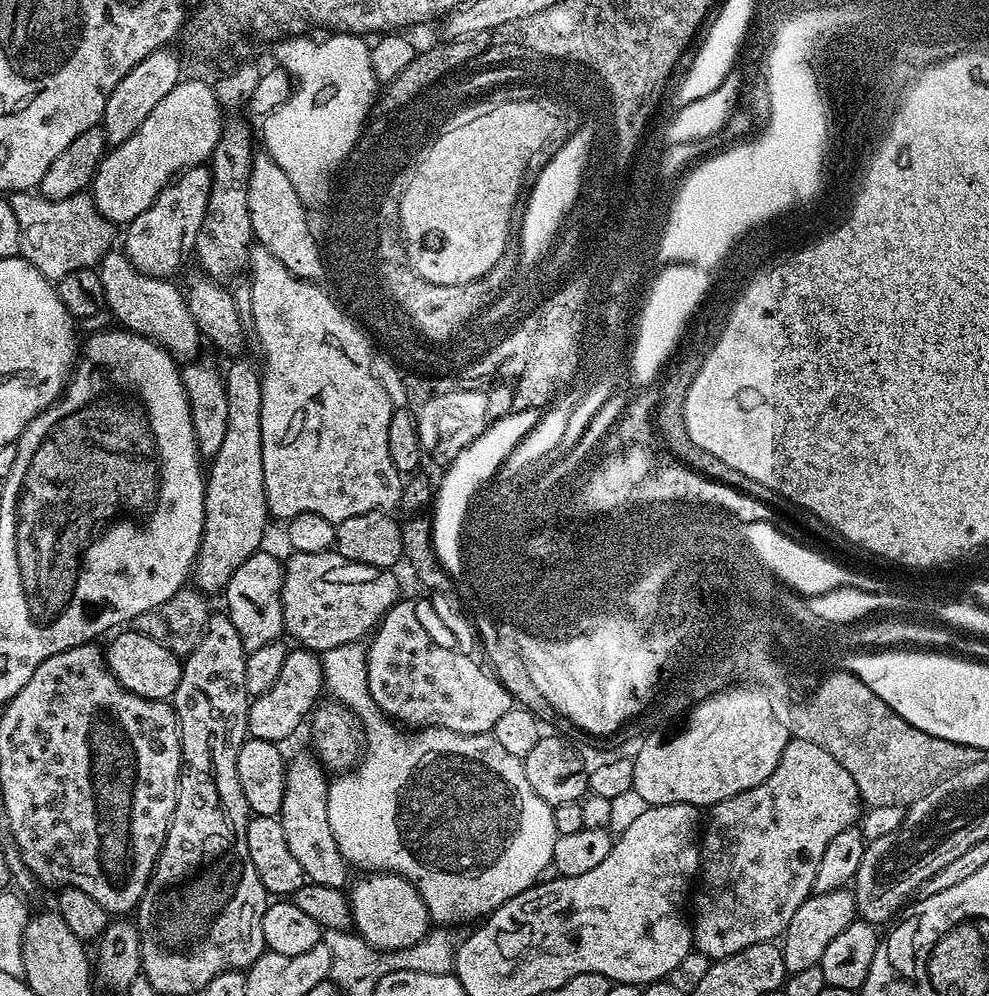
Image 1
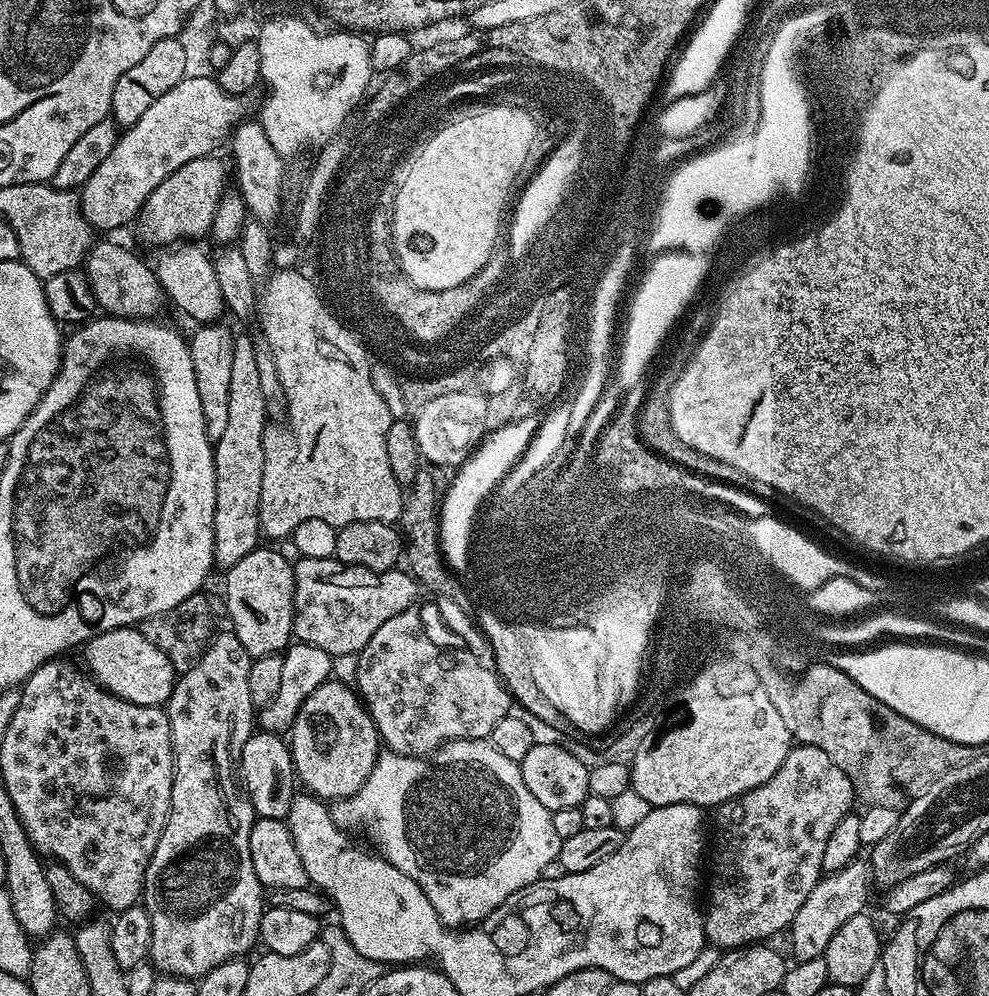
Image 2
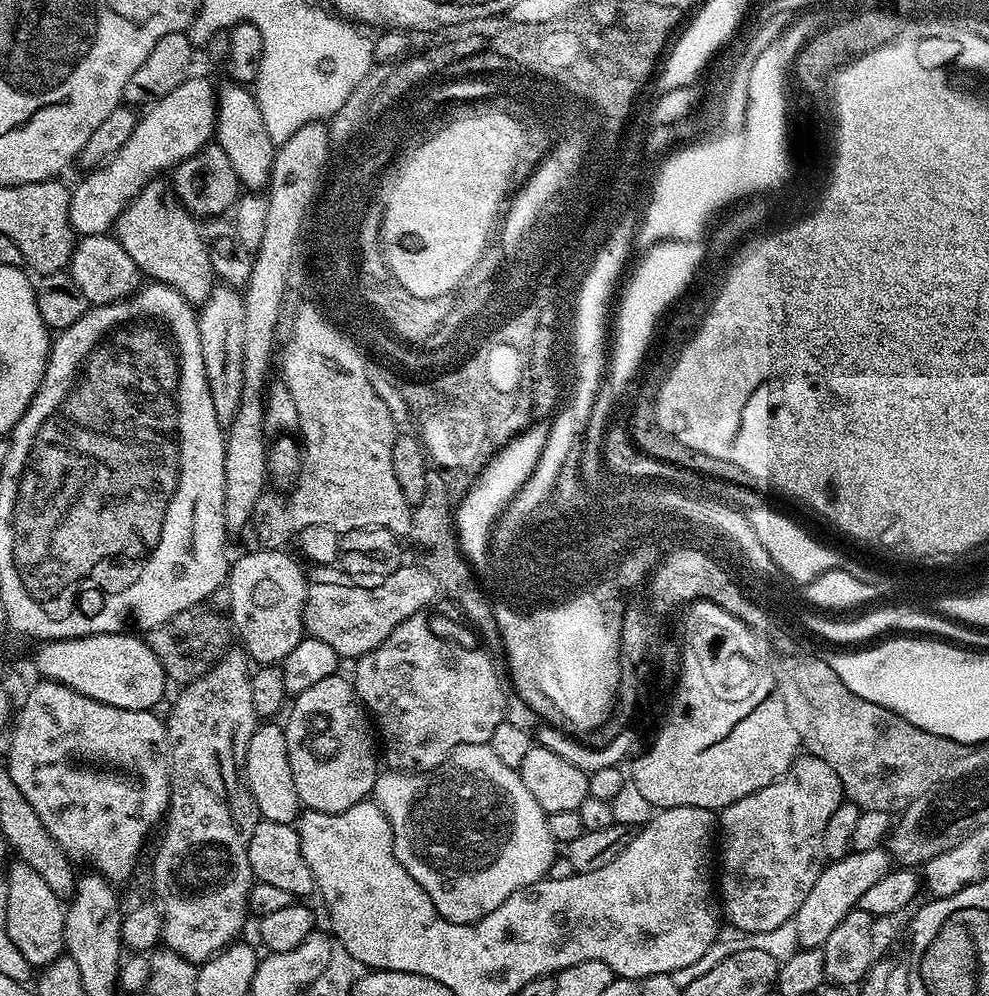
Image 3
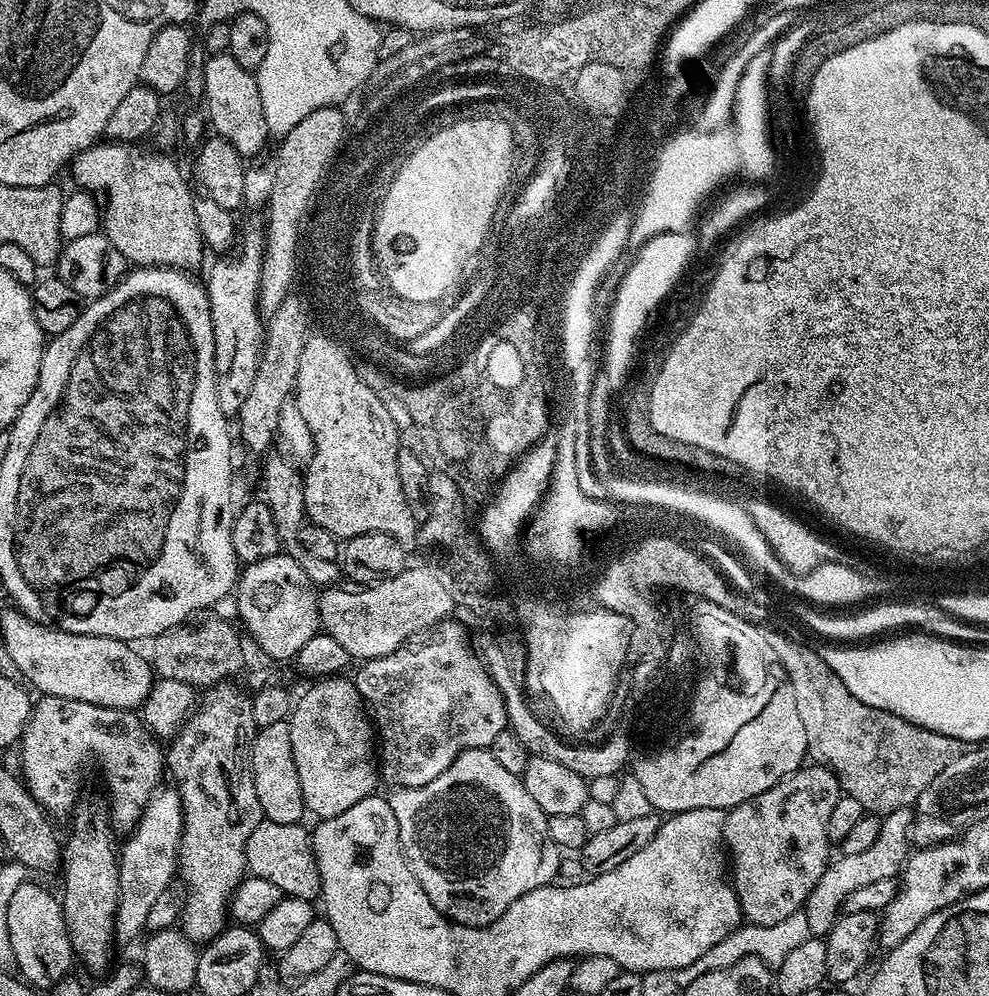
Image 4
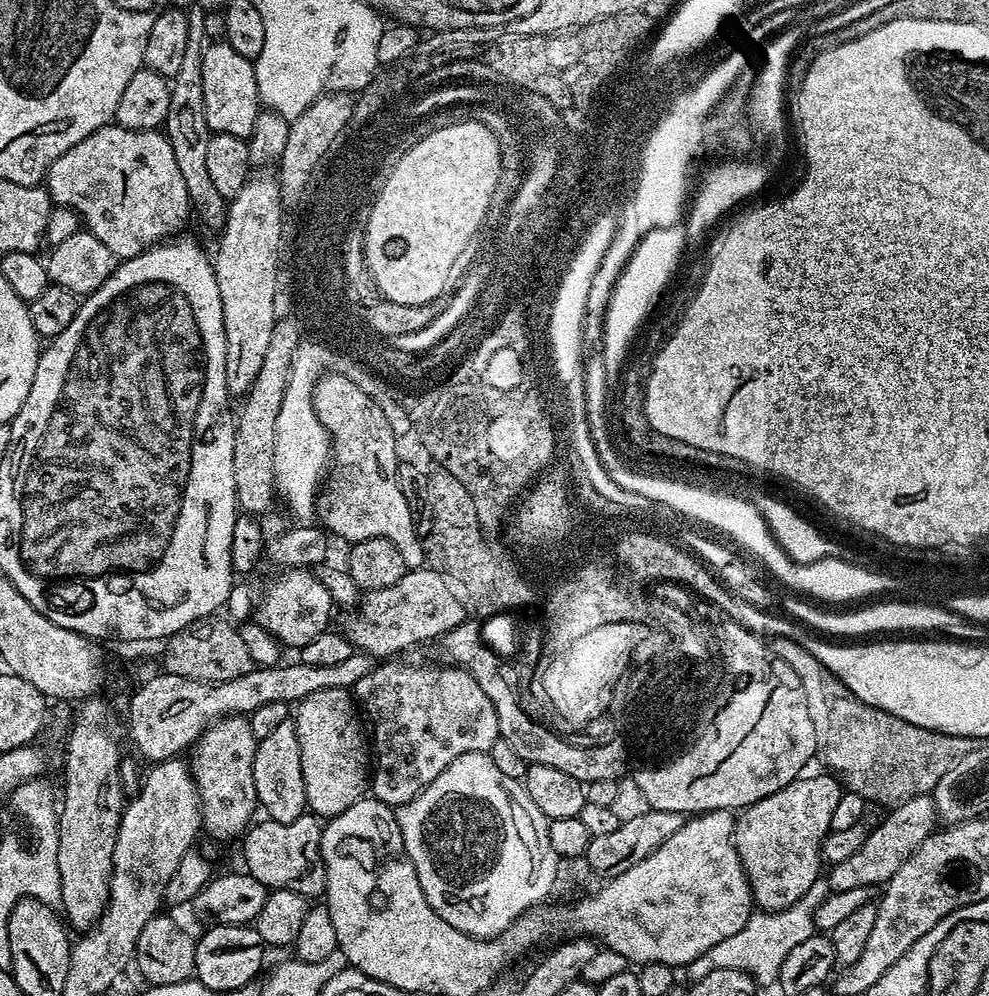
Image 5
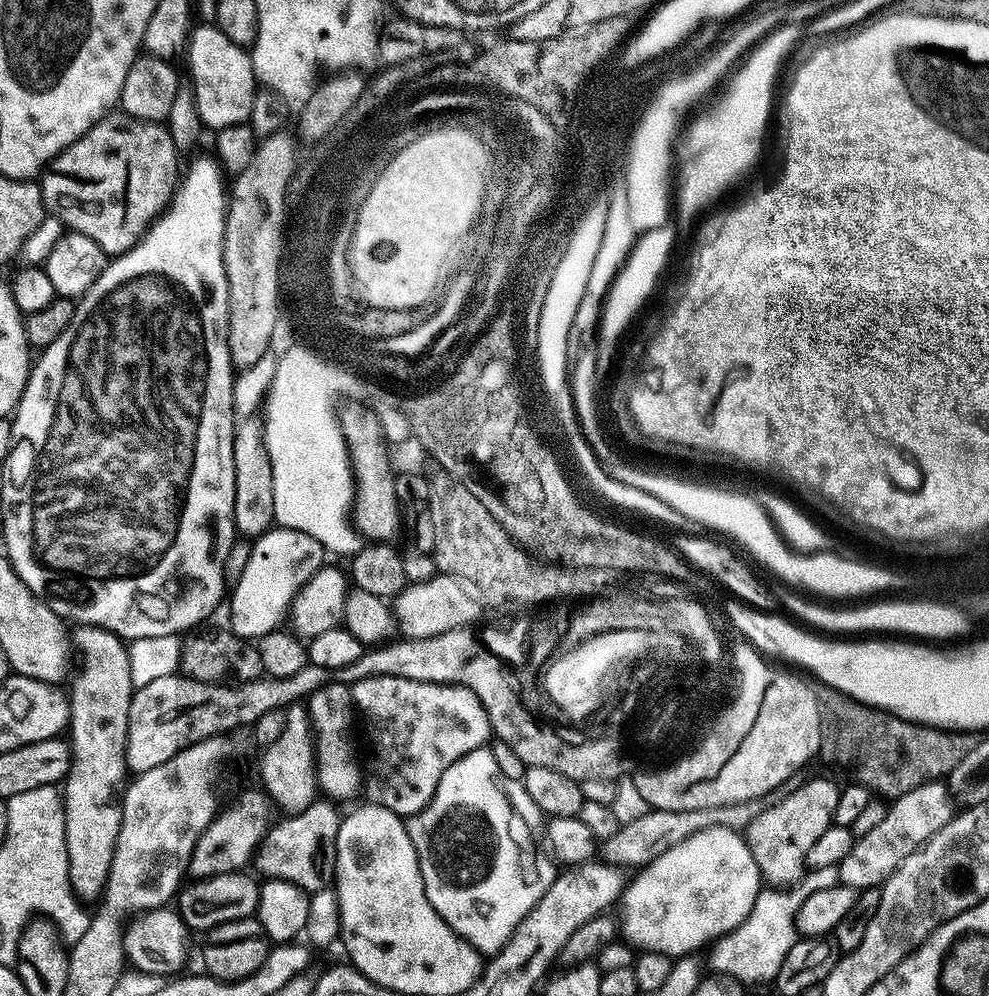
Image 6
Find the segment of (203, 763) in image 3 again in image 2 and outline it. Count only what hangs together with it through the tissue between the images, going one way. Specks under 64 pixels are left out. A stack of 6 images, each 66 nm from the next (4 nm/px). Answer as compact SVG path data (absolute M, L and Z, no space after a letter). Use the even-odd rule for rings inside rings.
M231 630L213 635L203 653L189 666L179 673L174 690L170 694L166 711L170 722L170 738L172 739L172 789L170 790L170 810L166 818L166 826L160 835L158 846L154 846L154 854L148 863L144 875L144 890L142 906L150 914L150 950L148 955L151 963L160 967L161 973L169 976L199 978L204 976L214 966L222 966L222 962L247 957L252 947L257 947L260 938L260 919L264 917L266 907L266 889L258 882L258 874L254 874L254 862L250 862L250 830L252 823L258 819L252 811L252 804L242 791L238 779L238 757L242 746L252 737L254 731L254 709L250 702L250 666L254 657L238 642Z

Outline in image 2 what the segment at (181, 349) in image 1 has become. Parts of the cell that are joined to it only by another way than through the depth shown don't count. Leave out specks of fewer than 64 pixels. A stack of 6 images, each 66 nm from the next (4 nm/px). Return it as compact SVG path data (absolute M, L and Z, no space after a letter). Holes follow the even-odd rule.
M104 240L93 243L91 250L88 251L88 258L82 265L82 271L88 277L90 290L94 290L97 309L103 310L109 316L131 316L133 318L152 318L157 315L156 311L160 308L162 293L160 283L156 275L152 273L152 267L147 259L143 260L140 256L135 256L128 248L123 248L120 244L111 244Z

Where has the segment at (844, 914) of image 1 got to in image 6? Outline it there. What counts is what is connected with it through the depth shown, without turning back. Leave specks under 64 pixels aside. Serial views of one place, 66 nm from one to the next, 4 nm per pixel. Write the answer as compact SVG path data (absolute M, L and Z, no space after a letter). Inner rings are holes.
M931 780L929 784L923 784L906 794L895 797L888 804L886 818L882 818L882 822L878 822L878 826L874 826L874 830L870 830L870 834L857 836L850 854L846 854L846 858L842 858L839 867L840 883L861 890L880 888L884 881L890 878L890 874L894 874L894 870L898 870L898 866L902 866L902 862L906 858L910 858L910 854L914 854L914 850L918 850L918 846L922 846L922 842L926 842L926 838L938 834L938 830L942 830L942 826L946 826L946 822L950 822L953 815L954 797L947 783L940 780Z

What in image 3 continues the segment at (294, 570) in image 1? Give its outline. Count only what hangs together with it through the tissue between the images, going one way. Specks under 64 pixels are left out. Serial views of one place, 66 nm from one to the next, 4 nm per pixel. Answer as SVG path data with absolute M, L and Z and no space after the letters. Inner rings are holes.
M405 563L394 574L381 576L375 582L354 582L353 577L336 566L316 566L311 569L304 607L304 630L307 635L327 642L341 658L359 658L374 650L406 618L431 609L432 599L438 596L436 580L419 563Z

